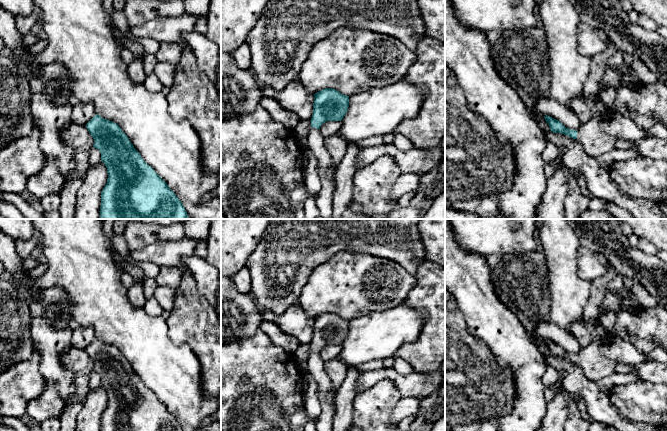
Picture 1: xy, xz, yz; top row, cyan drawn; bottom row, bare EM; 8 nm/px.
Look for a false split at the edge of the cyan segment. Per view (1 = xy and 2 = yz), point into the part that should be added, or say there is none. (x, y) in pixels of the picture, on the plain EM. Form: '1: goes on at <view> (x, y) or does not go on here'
1: does not go on here
2: goes on at yz (596, 366)

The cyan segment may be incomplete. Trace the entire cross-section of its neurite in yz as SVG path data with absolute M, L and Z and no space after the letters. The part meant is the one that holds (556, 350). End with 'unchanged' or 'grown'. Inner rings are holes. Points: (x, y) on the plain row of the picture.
M544 340L550 354L553 357L562 357L573 363L577 363L584 371L586 377L592 382L599 380L615 373L616 361L606 358L600 351L600 346L591 342L579 354L566 352L560 345Z | grown

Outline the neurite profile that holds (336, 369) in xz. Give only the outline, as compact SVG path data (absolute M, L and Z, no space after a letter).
M335 357L334 359L324 362L324 370L331 382L331 397L334 402L337 397L338 390L345 380L349 369L350 367L339 357Z

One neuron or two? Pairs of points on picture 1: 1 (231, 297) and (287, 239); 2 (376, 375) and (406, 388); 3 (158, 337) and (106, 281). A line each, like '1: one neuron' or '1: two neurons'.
1: two neurons
2: one neuron
3: one neuron

